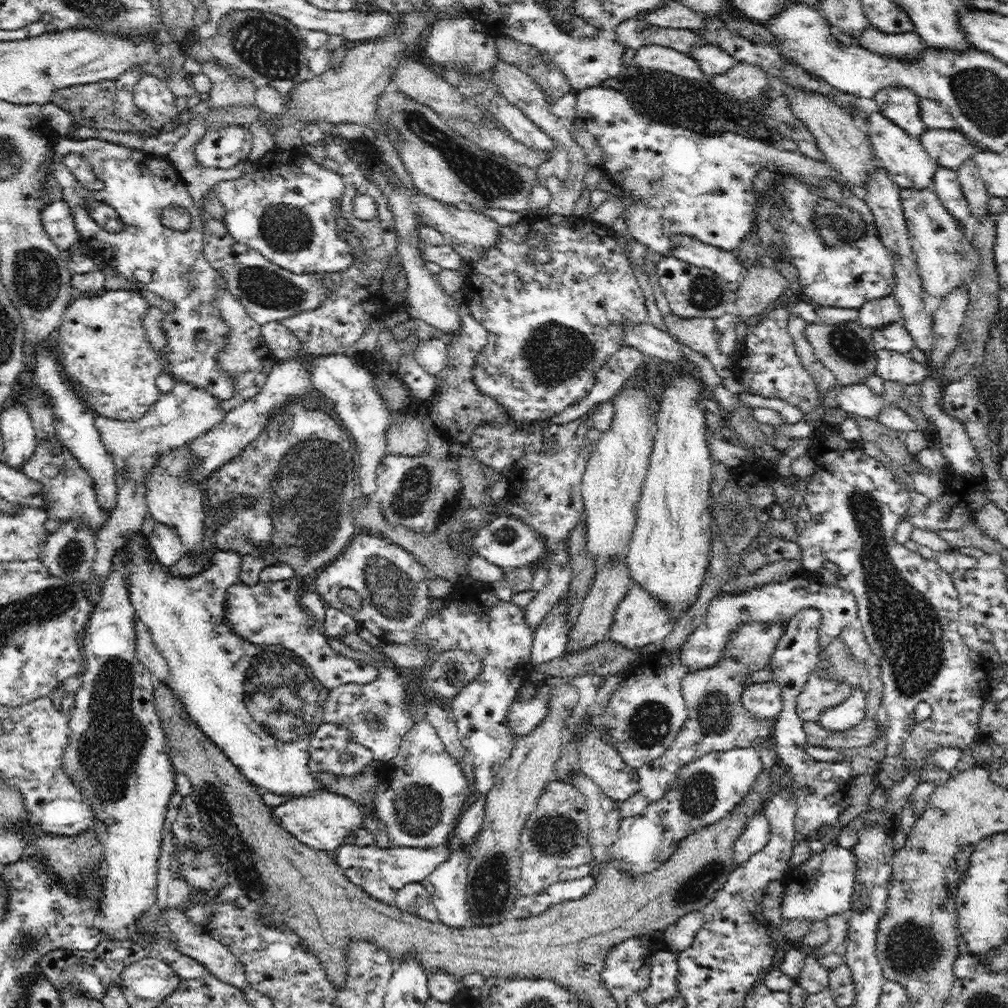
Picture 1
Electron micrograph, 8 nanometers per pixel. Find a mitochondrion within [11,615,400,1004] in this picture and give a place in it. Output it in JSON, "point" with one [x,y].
{"point":[109,751]}

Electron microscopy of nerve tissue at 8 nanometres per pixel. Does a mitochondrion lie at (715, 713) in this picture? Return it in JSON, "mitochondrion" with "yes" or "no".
{"mitochondrion":"yes"}

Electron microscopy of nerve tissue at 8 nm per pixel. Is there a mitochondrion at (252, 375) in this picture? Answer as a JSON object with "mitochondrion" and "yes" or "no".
{"mitochondrion":"no"}

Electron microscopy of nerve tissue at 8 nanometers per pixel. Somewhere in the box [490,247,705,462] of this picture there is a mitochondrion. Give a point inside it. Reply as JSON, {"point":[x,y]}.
{"point":[553,353]}

